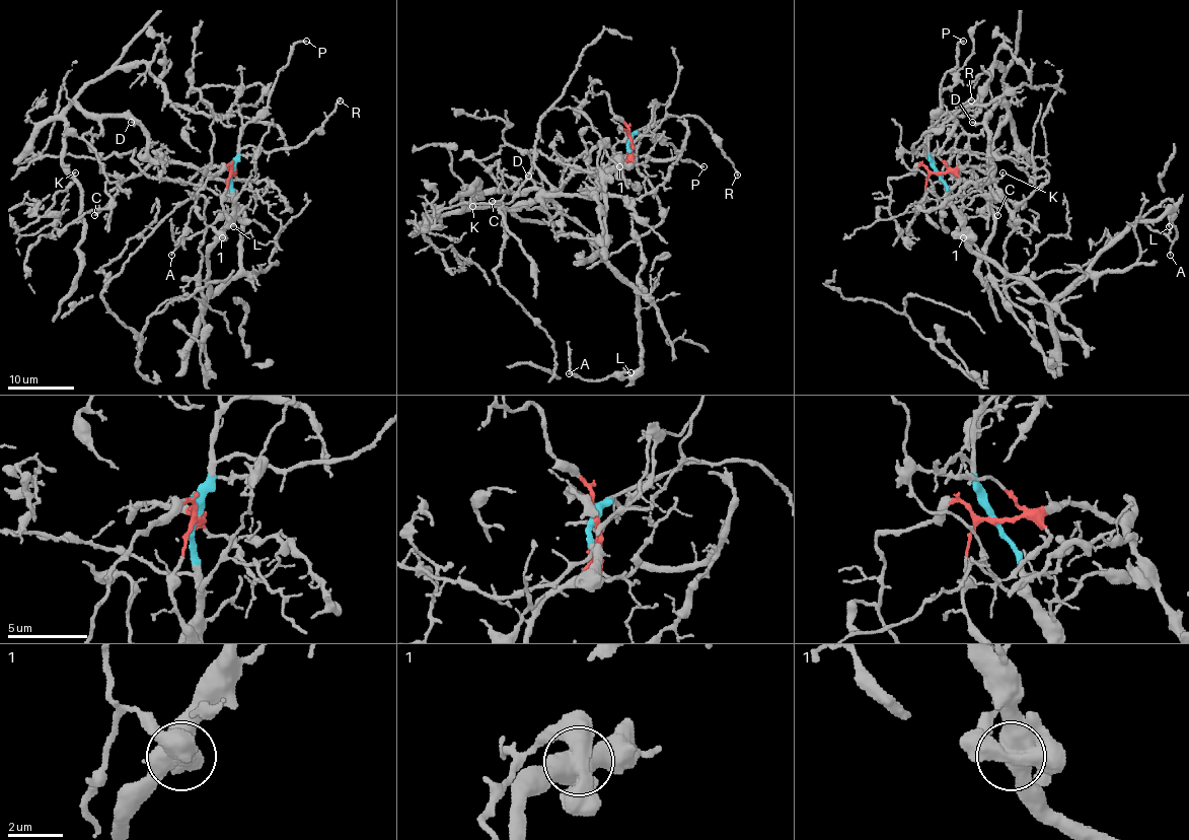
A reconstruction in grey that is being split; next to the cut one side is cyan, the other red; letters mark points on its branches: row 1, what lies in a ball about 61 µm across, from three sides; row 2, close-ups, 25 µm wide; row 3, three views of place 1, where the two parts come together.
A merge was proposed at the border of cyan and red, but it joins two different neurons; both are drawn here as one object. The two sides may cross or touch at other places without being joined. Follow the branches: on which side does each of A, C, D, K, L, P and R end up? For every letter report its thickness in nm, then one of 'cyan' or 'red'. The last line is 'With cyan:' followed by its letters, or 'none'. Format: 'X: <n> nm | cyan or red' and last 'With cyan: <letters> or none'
A: 100 nm | cyan
C: 120 nm | red
D: 170 nm | red
K: 150 nm | red
L: 200 nm | cyan
P: 180 nm | cyan
R: 130 nm | cyan
With cyan: A, L, P, R

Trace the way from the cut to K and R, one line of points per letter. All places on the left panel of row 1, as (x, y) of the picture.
K: (233, 172), (157, 162), (132, 119), (75, 103), (64, 114), (62, 167), (75, 172)
R: (233, 172), (235, 160), (243, 147), (251, 145), (269, 150), (298, 147), (316, 131), (340, 100)

